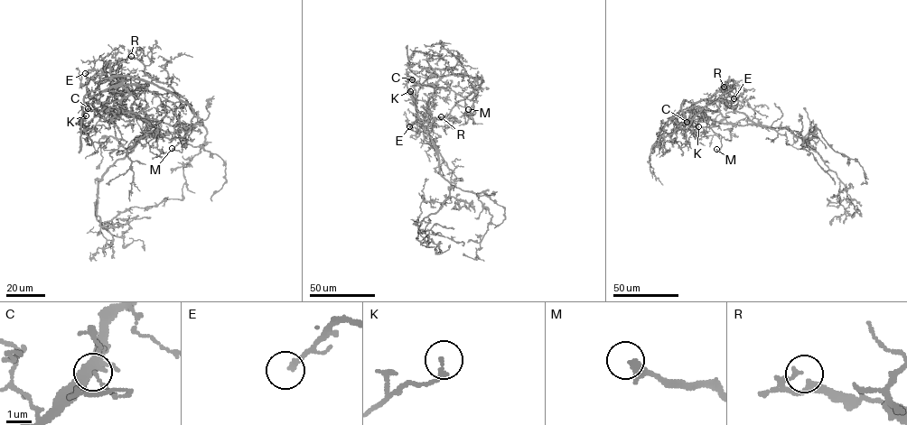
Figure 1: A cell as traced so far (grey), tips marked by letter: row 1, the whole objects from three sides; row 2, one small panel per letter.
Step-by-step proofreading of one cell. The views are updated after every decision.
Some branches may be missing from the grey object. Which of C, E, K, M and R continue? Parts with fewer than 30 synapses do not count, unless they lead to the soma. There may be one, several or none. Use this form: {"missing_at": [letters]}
{"missing_at": []}

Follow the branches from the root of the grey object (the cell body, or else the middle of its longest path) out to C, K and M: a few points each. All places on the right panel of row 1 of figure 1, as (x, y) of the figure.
C: (738, 125), (720, 123), (693, 114), (687, 122)
K: (738, 125), (691, 114), (684, 128), (694, 130), (698, 126)
M: (738, 125), (728, 123), (714, 101), (695, 104), (706, 126), (722, 137), (716, 149)

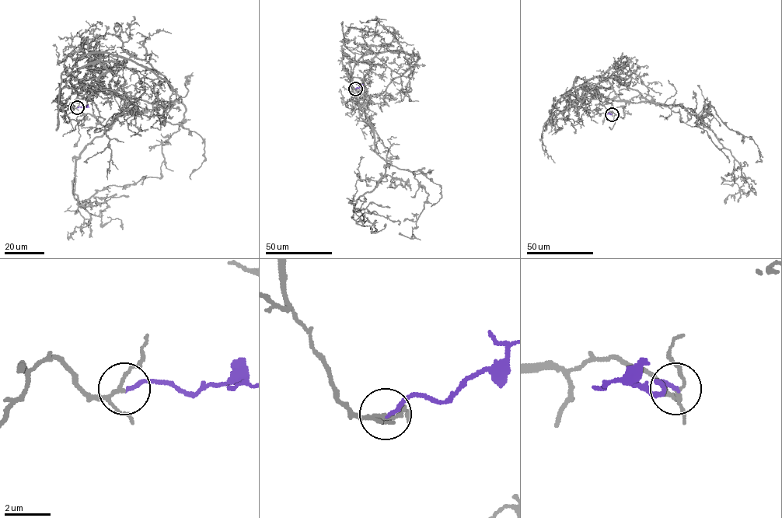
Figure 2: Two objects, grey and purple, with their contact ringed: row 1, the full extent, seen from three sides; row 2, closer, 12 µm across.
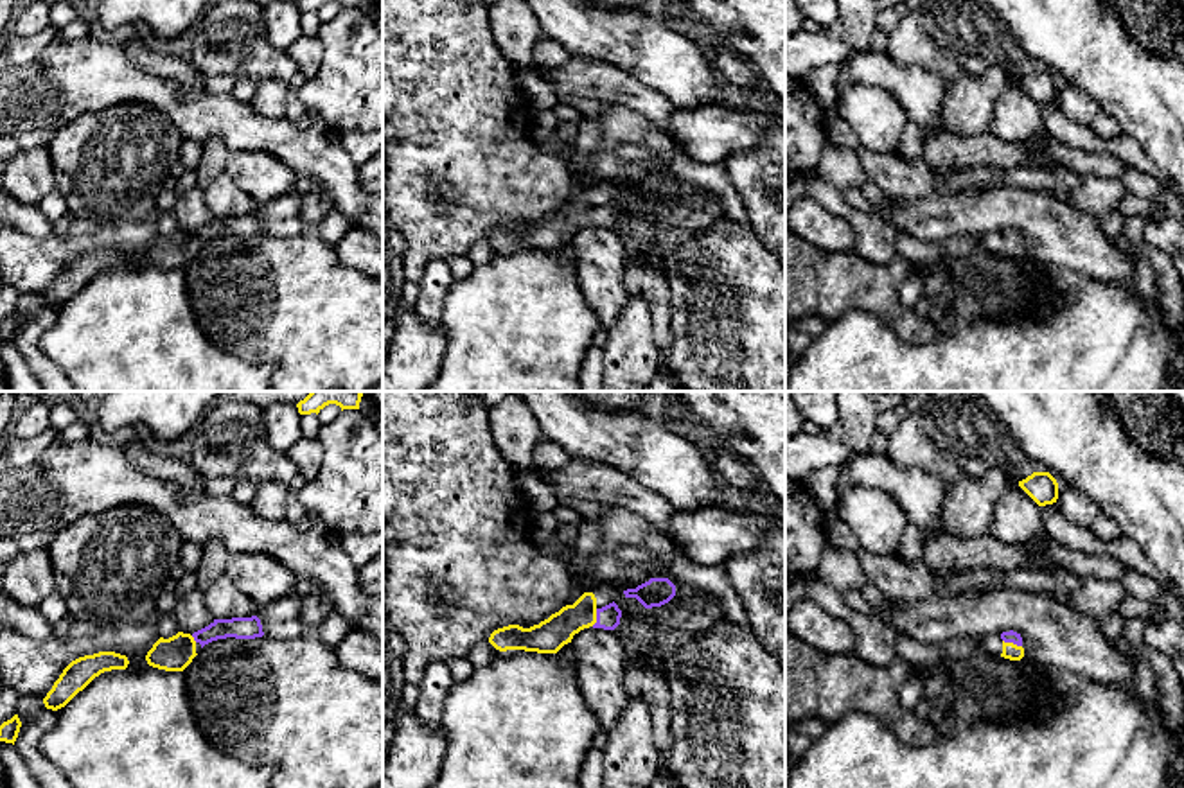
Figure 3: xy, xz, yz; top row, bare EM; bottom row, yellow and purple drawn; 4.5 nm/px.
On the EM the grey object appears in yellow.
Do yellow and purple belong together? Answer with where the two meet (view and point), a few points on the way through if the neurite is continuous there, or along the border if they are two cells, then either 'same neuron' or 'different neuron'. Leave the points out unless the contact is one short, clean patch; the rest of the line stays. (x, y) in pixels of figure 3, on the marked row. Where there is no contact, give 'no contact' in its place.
yz (1012, 643) | across yz (1010, 650), (1012, 643), (1010, 636) | same neuron

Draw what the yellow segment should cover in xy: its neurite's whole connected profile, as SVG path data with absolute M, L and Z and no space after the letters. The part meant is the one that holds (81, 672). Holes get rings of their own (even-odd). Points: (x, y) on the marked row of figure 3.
M99 652L79 657L63 670L52 689L43 698L43 704L47 709L57 711L79 691L83 691L95 677L111 670L126 670L128 664L128 657L115 652Z

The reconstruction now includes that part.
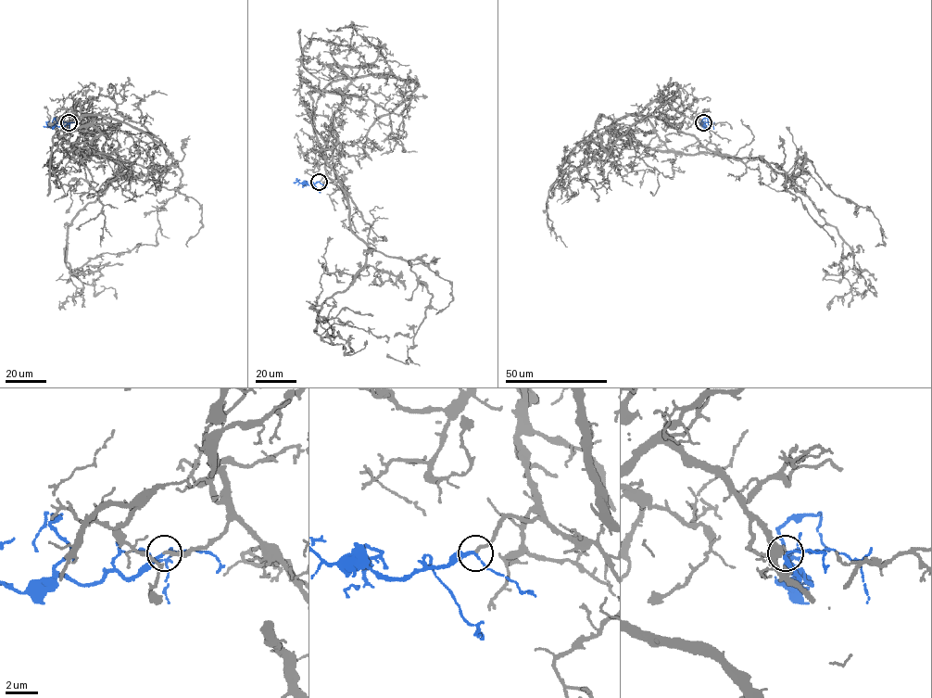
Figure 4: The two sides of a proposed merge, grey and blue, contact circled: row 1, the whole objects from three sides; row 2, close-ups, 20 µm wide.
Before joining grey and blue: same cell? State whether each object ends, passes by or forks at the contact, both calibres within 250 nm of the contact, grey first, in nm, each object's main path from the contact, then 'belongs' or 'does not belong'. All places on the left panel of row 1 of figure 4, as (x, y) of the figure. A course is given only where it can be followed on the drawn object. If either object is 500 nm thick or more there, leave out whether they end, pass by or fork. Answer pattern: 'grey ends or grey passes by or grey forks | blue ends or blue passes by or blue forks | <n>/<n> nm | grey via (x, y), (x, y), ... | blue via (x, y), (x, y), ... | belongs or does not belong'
grey ends | blue passes by | 200/170 nm | grey via (69, 122), (80, 101), (85, 142), (118, 164), (68, 228), (69, 272), (135, 252) | blue via (69, 122), (57, 126), (55, 118), (53, 122) | belongs

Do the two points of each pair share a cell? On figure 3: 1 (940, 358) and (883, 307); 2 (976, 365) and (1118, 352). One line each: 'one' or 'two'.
1: two
2: one

